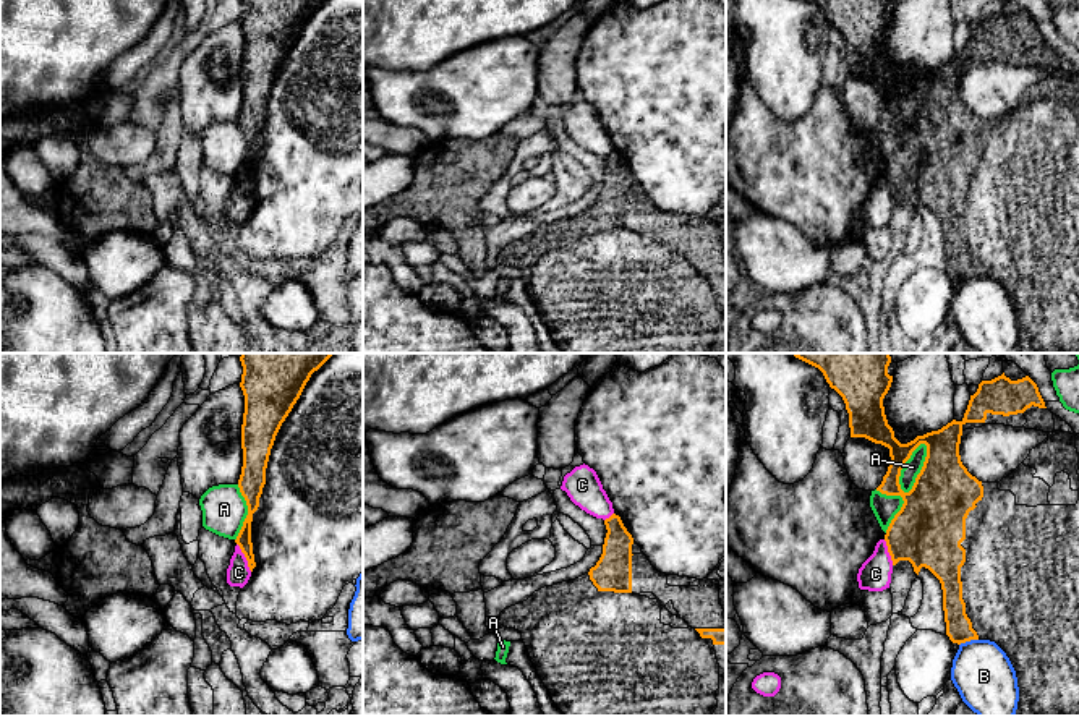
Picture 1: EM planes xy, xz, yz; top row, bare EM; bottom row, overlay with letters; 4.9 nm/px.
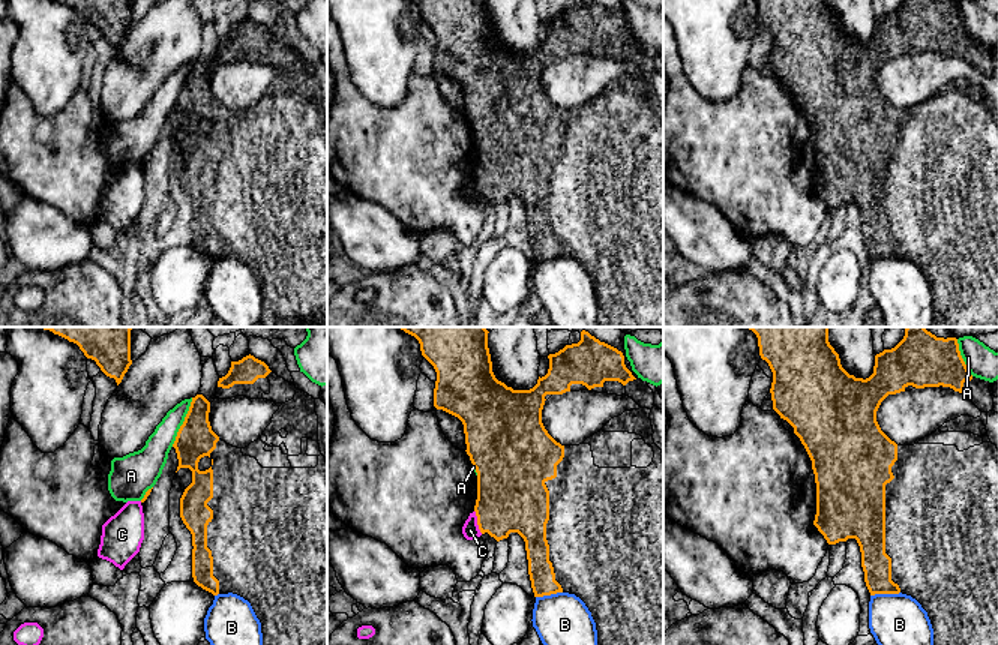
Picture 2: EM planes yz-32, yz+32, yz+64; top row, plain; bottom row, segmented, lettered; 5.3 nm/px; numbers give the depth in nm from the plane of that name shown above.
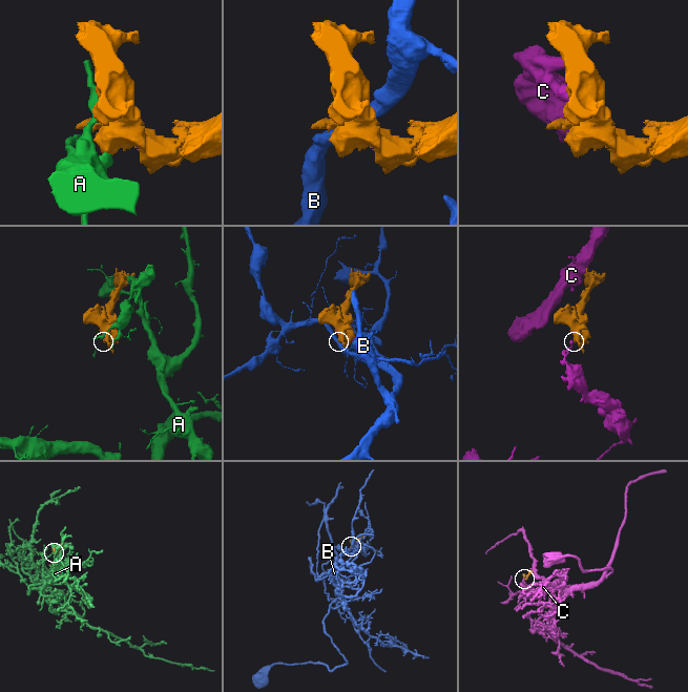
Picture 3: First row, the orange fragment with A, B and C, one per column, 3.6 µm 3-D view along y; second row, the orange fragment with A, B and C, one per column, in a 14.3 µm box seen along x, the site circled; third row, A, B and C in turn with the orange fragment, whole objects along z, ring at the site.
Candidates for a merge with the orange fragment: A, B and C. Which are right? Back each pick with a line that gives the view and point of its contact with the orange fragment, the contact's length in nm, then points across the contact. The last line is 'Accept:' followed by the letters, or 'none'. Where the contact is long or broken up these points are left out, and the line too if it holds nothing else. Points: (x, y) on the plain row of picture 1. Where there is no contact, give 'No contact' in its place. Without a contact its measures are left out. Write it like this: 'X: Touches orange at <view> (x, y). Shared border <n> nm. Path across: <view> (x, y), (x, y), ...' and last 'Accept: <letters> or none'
Accept: none

